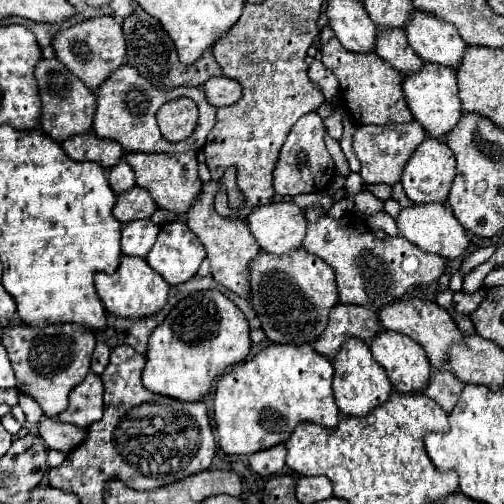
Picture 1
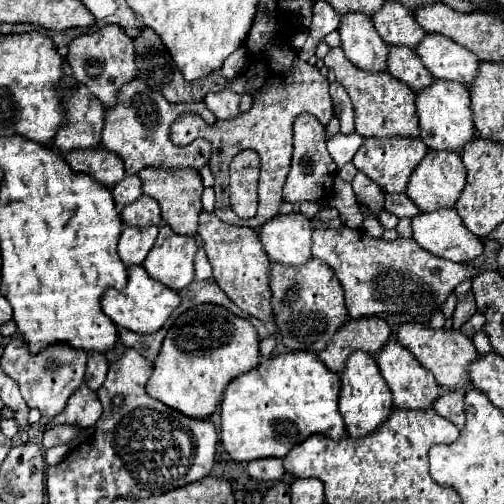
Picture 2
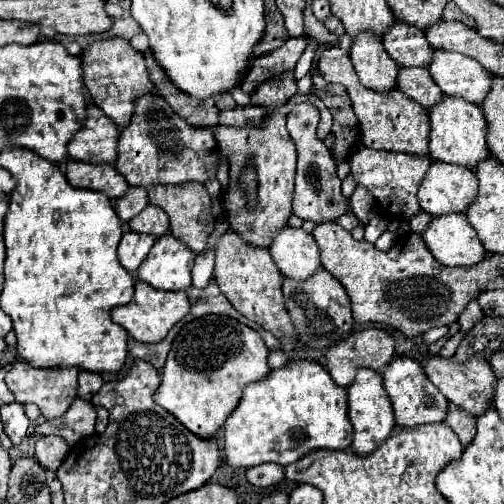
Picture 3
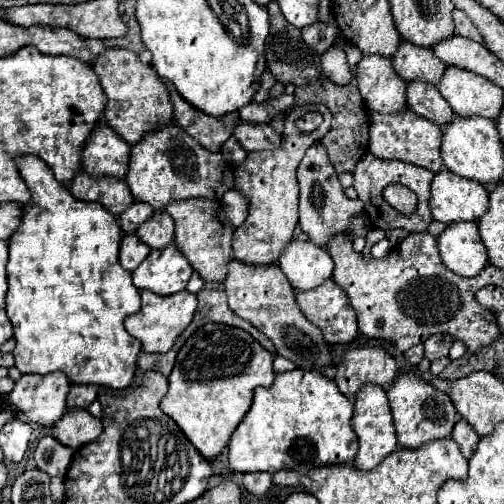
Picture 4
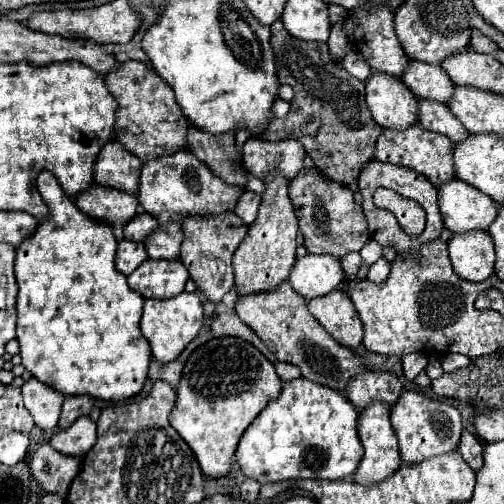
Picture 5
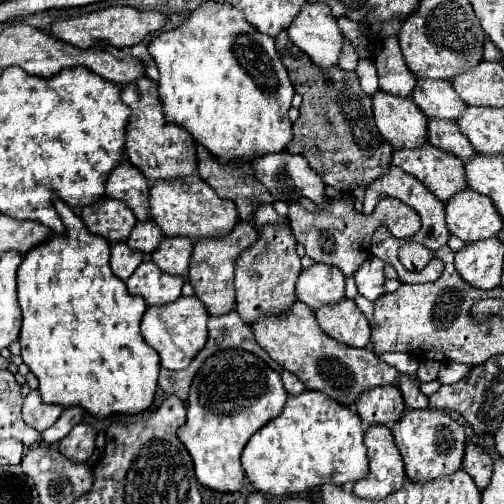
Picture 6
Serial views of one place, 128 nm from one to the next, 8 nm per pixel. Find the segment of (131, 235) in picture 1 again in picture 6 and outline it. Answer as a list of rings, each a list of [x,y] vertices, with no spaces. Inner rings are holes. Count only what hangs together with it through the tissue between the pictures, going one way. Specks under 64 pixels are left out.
[[[126,242],[114,244],[110,254],[110,268],[120,280],[128,280],[128,276],[142,264],[144,254],[128,248]]]

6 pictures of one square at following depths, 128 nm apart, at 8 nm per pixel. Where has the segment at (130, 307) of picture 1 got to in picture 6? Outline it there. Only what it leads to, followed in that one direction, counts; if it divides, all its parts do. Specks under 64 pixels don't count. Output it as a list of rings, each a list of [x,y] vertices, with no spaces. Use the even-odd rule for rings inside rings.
[[[180,296],[172,304],[148,306],[142,316],[142,336],[158,352],[160,364],[168,370],[180,370],[190,364],[198,350],[206,344],[208,312],[196,296]]]

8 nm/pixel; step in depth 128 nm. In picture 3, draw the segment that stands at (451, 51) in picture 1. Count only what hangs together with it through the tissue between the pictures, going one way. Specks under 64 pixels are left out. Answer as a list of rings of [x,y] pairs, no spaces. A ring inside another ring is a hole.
[[[434,48],[428,70],[444,94],[460,96],[478,106],[482,104],[484,96],[492,86],[490,72],[486,72],[480,62],[460,52]]]

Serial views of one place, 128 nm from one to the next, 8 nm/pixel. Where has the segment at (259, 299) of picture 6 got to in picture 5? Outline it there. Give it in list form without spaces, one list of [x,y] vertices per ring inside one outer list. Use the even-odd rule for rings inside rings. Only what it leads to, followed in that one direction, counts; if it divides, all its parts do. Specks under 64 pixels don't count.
[[[272,170],[264,176],[264,184],[266,184],[266,190],[262,194],[262,204],[258,210],[258,216],[248,226],[248,234],[236,248],[234,260],[232,260],[236,286],[244,294],[276,288],[276,284],[280,284],[282,280],[288,278],[290,268],[296,260],[298,218],[296,218],[294,204],[290,202],[290,196],[288,196],[290,180],[284,178],[280,172]]]

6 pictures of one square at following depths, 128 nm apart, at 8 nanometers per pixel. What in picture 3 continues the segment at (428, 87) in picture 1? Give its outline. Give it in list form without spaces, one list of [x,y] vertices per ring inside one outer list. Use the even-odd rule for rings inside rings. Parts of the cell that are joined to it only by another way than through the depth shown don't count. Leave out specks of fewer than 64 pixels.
[[[444,96],[438,104],[434,104],[428,110],[428,116],[430,116],[428,148],[434,160],[442,160],[474,170],[476,162],[480,162],[490,154],[486,146],[486,120],[480,106],[472,102],[468,104],[468,100],[460,100],[460,96]]]

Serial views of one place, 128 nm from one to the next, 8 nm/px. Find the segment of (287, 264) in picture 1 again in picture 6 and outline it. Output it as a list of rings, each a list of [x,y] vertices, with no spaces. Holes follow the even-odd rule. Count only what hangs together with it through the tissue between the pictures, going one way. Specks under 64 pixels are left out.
[[[342,298],[336,304],[326,304],[314,314],[320,328],[334,340],[346,346],[368,346],[370,324],[350,298]]]

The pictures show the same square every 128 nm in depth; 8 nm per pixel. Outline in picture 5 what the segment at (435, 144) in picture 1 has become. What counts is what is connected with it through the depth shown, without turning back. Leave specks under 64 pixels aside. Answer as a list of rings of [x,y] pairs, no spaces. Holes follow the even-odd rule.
[[[460,178],[444,182],[438,188],[438,208],[444,226],[454,234],[486,230],[498,212],[498,204],[490,196],[466,182],[460,182]]]

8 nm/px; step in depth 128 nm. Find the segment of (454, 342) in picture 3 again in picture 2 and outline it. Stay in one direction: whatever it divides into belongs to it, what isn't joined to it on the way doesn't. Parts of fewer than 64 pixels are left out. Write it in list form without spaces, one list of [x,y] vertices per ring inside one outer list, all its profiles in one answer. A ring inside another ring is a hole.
[[[468,292],[468,294],[460,296],[460,298],[458,298],[458,304],[456,304],[456,310],[454,310],[454,328],[456,328],[456,330],[460,330],[462,322],[464,322],[466,318],[470,318],[474,312],[476,312],[474,294],[472,294],[472,292]]]

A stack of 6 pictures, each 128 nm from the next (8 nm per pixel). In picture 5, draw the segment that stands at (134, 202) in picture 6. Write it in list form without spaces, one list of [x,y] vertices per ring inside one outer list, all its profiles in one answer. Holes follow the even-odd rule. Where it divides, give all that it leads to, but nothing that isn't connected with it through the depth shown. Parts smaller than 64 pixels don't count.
[[[108,140],[94,164],[94,182],[136,192],[136,176],[140,176],[140,158],[128,152],[118,140]]]

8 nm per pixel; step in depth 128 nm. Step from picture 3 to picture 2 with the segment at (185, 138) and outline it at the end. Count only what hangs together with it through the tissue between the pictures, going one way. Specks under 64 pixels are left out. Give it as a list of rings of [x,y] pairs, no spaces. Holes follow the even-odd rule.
[[[134,78],[118,90],[118,100],[114,106],[106,108],[104,128],[102,128],[102,146],[110,152],[116,152],[124,160],[126,172],[138,174],[144,166],[156,168],[202,168],[210,158],[210,142],[204,138],[194,140],[188,146],[174,146],[168,138],[170,124],[184,112],[196,112],[204,118],[206,124],[214,124],[216,116],[206,108],[204,102],[184,102],[172,104],[164,100],[158,92],[150,90],[140,78]]]

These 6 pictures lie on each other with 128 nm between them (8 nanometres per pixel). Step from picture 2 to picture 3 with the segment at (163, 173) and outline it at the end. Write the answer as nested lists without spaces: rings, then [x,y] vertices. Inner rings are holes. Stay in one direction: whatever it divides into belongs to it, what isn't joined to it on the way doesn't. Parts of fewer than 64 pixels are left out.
[[[186,182],[186,184],[156,184],[148,188],[148,198],[150,204],[160,206],[168,218],[170,218],[170,232],[182,240],[184,244],[188,244],[194,252],[202,252],[206,250],[206,240],[214,228],[214,216],[210,214],[210,196],[206,192],[204,186],[196,184],[196,182]]]

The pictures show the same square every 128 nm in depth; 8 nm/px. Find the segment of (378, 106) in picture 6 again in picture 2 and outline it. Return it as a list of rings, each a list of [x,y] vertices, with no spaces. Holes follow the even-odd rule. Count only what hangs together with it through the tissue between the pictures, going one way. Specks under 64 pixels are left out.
[[[346,12],[340,16],[338,34],[346,58],[358,68],[386,70],[388,46],[378,36],[370,16],[364,16],[362,12]]]

